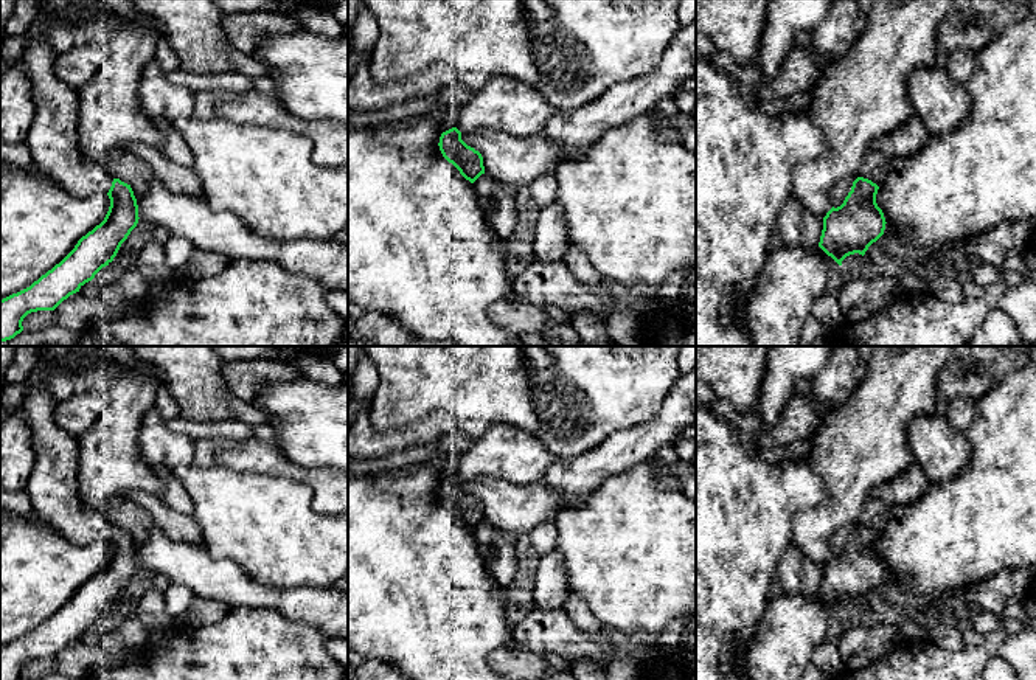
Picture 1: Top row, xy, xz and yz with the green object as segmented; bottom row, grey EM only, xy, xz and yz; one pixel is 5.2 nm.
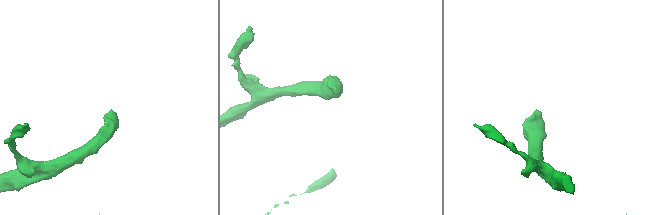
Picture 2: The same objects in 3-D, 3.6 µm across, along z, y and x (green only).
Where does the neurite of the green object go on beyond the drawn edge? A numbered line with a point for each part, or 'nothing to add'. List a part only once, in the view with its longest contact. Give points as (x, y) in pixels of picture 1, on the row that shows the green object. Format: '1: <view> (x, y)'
1: xy (53, 140)

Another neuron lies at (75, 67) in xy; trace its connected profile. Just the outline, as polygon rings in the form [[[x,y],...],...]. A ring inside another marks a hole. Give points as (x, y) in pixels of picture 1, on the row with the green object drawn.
[[[98,43],[75,47],[57,56],[56,75],[71,88],[79,92],[89,84],[106,56],[106,48]]]

